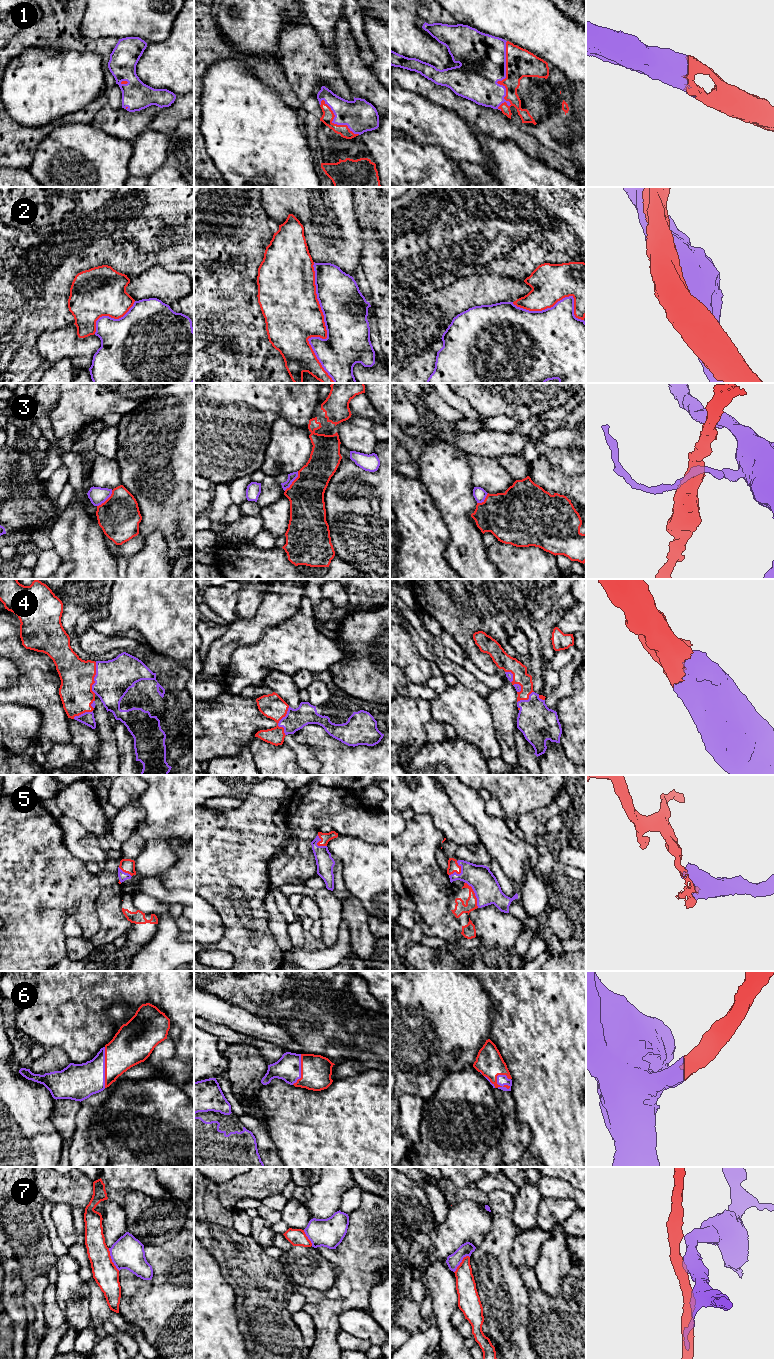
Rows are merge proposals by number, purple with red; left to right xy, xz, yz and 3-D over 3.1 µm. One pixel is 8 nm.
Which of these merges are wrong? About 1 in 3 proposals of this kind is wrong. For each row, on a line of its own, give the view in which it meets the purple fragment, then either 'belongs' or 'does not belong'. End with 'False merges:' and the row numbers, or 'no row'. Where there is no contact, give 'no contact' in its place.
1: yz | belongs
2: xz | does not belong
3: xz | does not belong
4: xz | belongs
5: yz | belongs
6: yz | belongs
7: xy | does not belong
False merges: 2, 3, 7

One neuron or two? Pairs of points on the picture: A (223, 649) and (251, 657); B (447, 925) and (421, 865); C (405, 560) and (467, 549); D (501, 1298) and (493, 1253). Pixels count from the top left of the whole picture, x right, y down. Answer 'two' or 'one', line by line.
A: two
B: one
C: two
D: one

